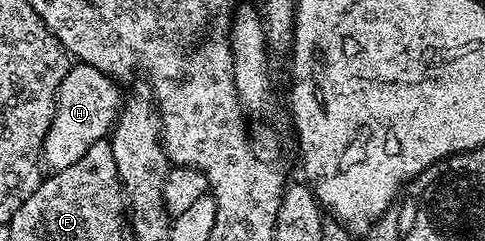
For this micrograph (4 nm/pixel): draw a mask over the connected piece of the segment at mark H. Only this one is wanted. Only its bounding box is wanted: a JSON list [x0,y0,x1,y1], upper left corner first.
[42,62,124,172]

